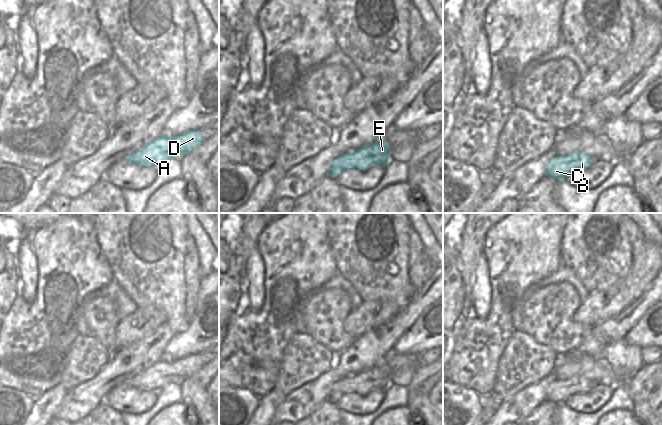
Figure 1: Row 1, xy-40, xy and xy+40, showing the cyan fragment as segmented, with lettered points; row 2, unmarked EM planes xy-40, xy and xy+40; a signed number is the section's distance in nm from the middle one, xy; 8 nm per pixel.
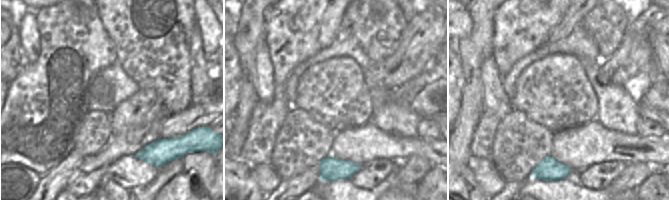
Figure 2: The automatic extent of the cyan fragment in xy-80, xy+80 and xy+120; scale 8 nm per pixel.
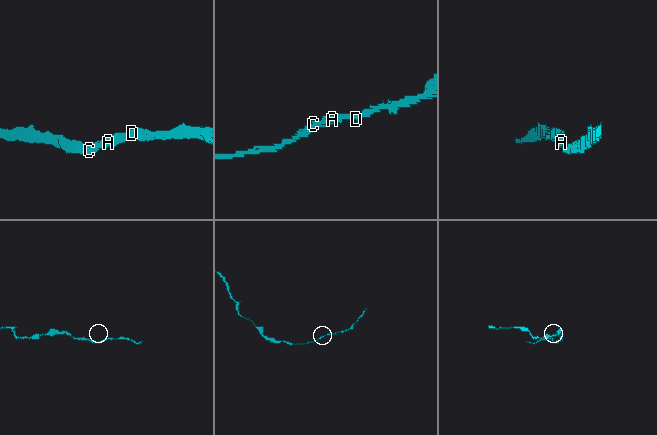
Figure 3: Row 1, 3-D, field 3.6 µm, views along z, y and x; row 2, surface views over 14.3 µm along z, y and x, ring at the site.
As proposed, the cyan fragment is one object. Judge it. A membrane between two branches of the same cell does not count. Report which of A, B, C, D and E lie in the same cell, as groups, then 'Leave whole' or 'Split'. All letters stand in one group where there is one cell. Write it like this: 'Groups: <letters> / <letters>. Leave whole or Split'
Groups: A B C D E. Leave whole

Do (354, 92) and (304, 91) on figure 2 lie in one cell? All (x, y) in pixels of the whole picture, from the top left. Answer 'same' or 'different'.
same

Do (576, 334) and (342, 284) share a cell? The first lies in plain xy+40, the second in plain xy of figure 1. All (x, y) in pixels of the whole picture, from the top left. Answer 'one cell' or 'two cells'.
two cells

